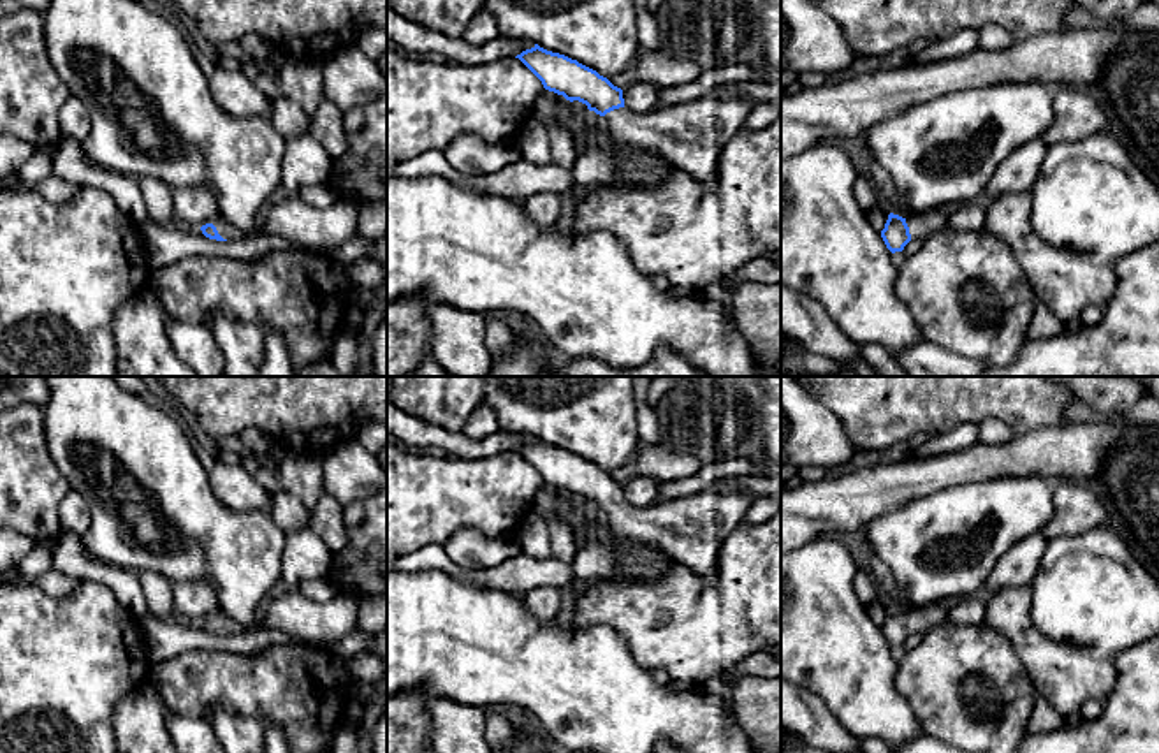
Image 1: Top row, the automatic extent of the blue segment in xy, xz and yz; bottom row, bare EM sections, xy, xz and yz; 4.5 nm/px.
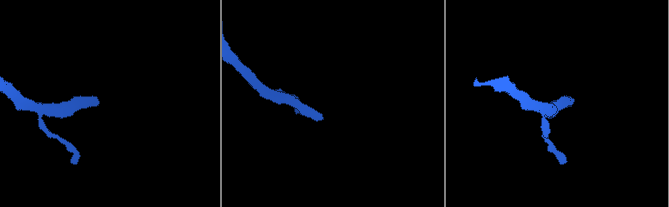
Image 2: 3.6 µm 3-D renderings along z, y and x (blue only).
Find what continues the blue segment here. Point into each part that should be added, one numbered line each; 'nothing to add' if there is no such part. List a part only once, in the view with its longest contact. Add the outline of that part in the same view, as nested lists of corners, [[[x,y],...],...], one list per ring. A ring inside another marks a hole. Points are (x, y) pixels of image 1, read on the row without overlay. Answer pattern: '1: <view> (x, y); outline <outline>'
1: xz (692, 530); outline [[[703,491],[642,508],[619,501],[601,517],[616,538],[654,545],[677,565],[712,575],[725,538],[742,523],[751,503],[746,494]]]

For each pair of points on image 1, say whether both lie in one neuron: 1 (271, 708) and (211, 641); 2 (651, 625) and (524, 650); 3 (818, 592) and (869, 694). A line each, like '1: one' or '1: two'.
1: two
2: two
3: one

